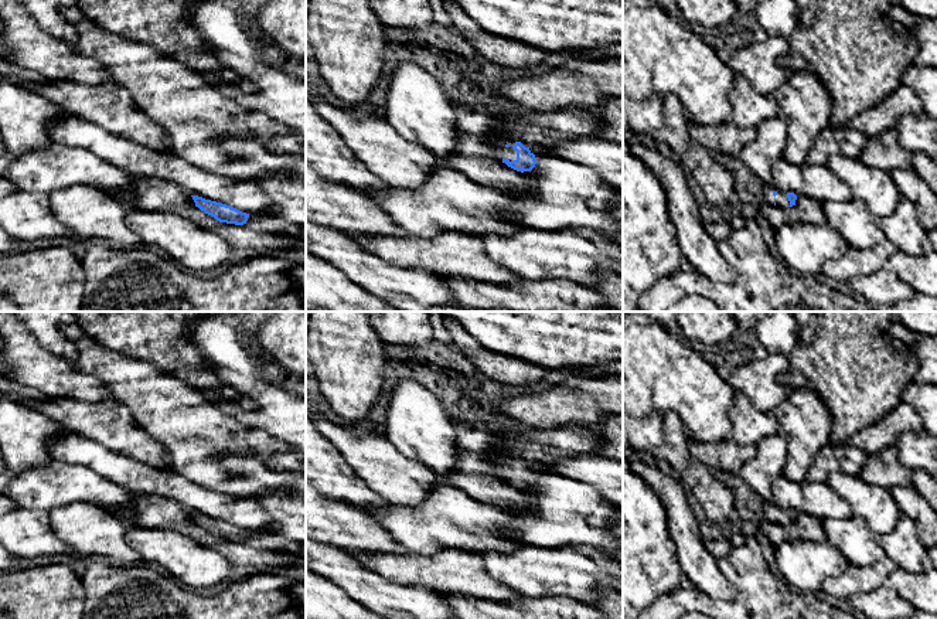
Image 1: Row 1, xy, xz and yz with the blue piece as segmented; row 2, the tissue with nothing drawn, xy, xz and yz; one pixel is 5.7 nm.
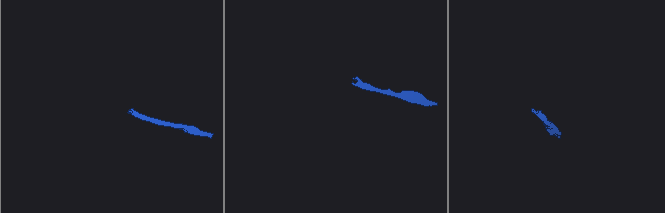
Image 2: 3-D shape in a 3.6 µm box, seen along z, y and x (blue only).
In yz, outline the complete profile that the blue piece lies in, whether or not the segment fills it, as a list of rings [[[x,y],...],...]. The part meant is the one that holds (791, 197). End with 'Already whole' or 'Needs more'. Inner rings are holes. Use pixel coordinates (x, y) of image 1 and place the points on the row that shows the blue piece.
[[[713,153],[712,157],[732,174],[736,203],[742,201],[757,207],[767,203],[781,210],[795,205],[797,195],[794,193],[784,193],[773,184],[764,184],[737,156]]]. Needs more

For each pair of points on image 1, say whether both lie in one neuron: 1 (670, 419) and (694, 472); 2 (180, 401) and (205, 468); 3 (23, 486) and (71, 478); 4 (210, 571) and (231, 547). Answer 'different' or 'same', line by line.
1: same
2: same
3: same
4: different

